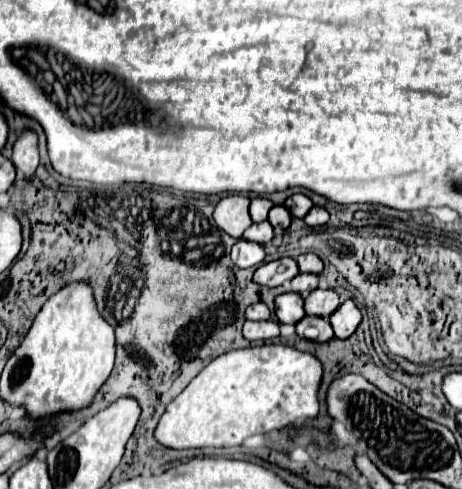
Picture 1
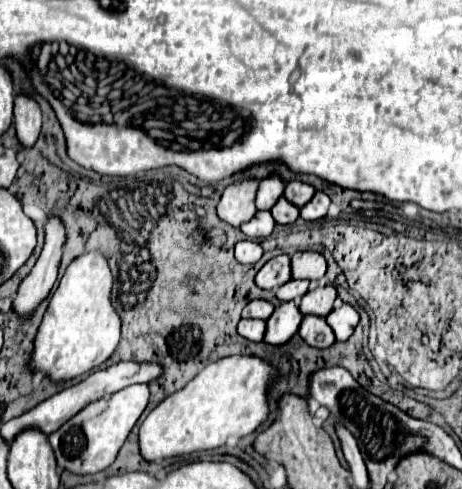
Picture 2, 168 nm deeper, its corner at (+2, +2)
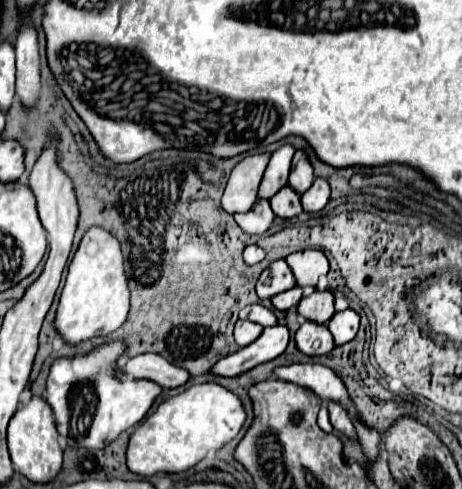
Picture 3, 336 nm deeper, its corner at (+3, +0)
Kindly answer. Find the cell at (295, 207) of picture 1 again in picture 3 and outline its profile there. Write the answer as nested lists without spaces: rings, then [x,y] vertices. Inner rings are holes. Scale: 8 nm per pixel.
[[[297,150],[293,156],[293,166],[291,166],[291,174],[289,174],[289,186],[303,194],[305,190],[309,190],[309,186],[313,184],[315,176],[313,176],[313,166],[309,162],[309,156],[305,150]]]

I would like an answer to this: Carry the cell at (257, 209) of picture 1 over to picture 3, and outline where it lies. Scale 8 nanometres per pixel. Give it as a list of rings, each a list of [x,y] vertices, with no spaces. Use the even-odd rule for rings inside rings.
[[[285,144],[273,152],[259,188],[259,198],[271,198],[287,184],[293,154],[295,154],[295,148],[291,144]]]

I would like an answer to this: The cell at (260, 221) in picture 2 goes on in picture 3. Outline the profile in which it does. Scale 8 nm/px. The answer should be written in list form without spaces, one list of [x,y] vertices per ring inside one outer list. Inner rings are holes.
[[[259,198],[253,204],[253,208],[247,210],[247,214],[235,214],[235,222],[247,234],[265,234],[269,230],[269,226],[273,224],[273,218],[275,218],[275,214],[273,214],[269,202],[263,198]]]

